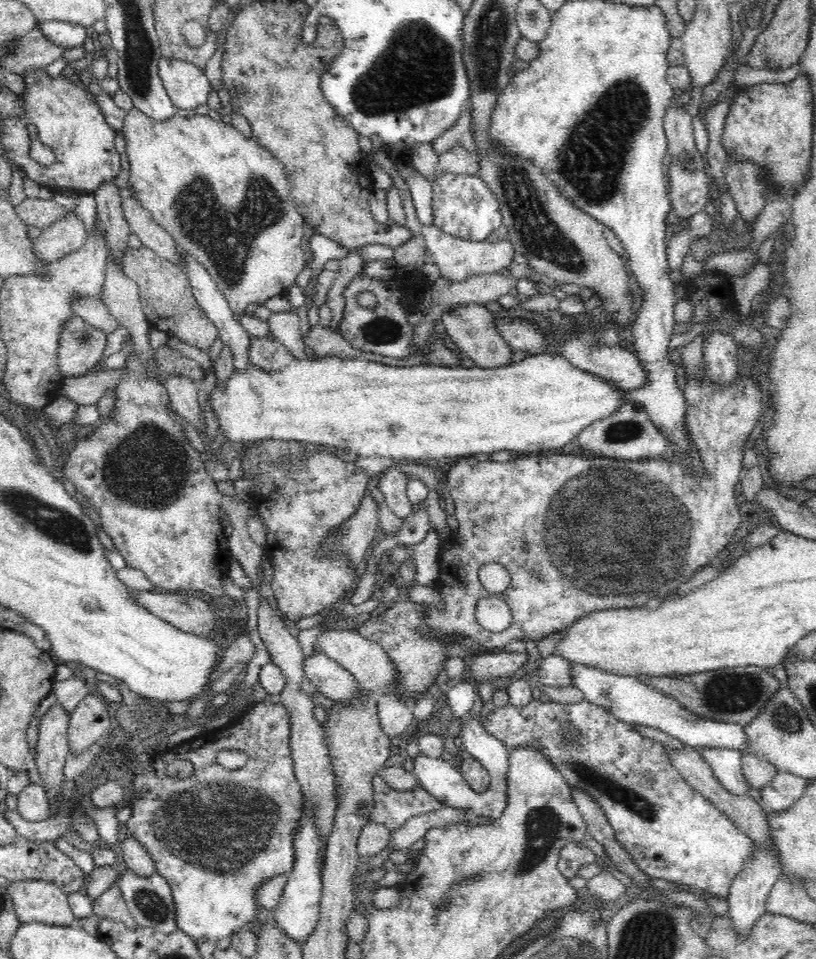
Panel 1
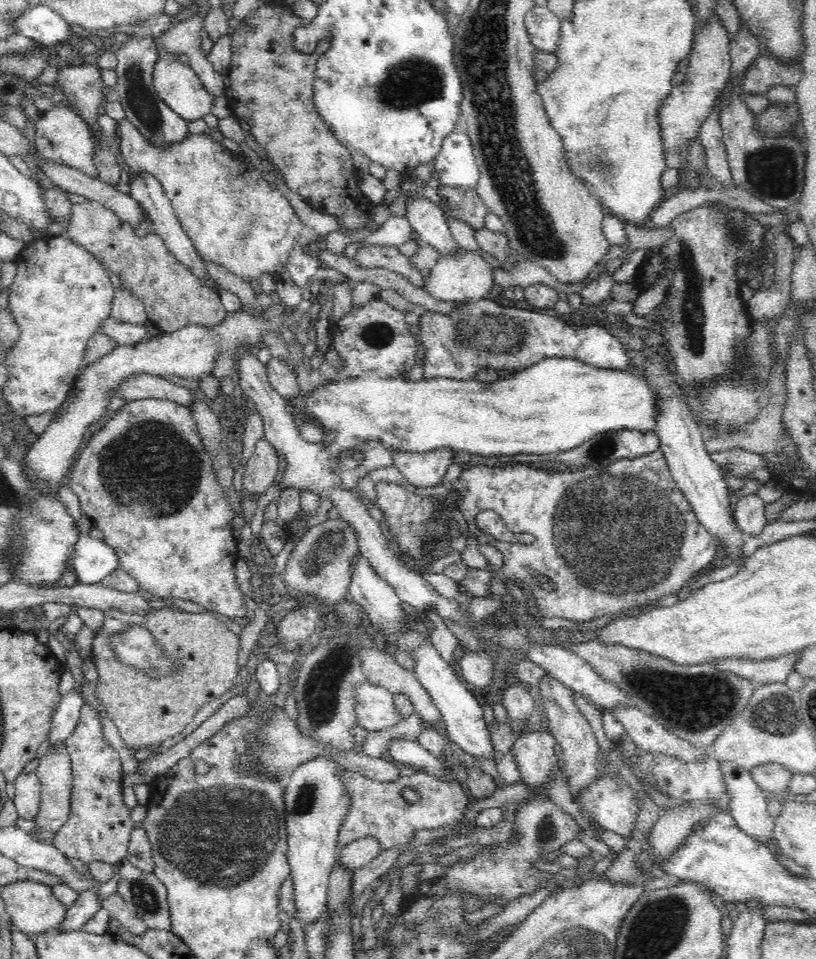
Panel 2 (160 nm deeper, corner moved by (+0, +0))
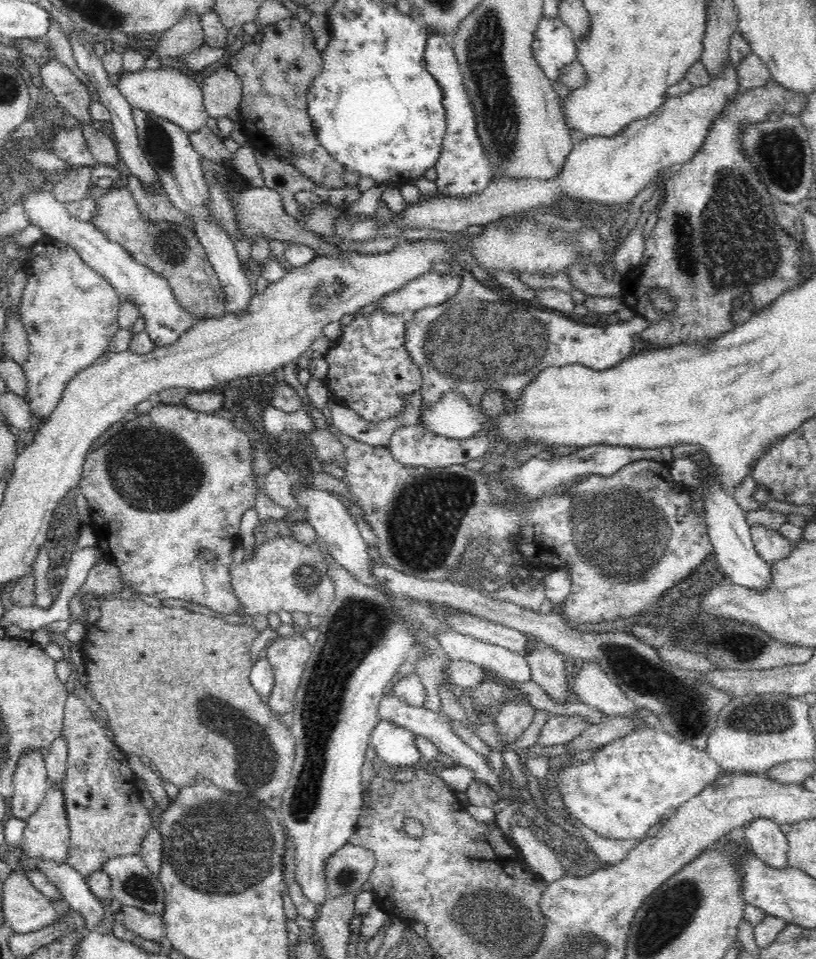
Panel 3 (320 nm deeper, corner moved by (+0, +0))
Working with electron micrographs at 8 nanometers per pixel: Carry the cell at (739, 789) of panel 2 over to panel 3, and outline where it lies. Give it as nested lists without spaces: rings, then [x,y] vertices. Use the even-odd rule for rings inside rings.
[[[758,818],[744,827],[746,844],[753,853],[766,864],[774,868],[788,866],[788,841],[780,830],[780,825],[773,820]]]

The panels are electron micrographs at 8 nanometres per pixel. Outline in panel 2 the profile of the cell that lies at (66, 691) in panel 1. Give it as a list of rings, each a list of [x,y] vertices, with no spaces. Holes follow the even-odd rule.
[[[72,689],[62,697],[51,723],[50,738],[48,738],[49,748],[65,744],[74,733],[84,704],[80,689]]]

